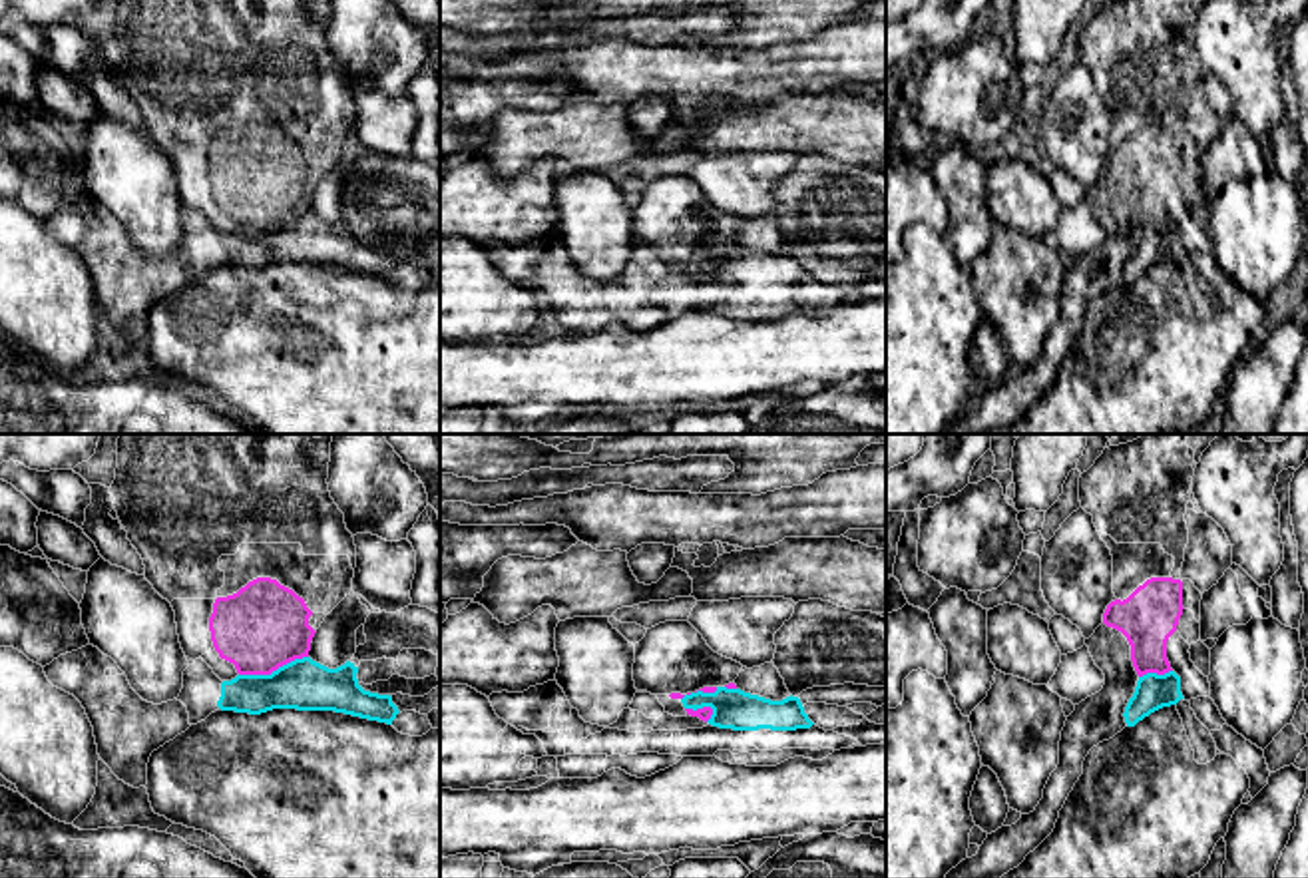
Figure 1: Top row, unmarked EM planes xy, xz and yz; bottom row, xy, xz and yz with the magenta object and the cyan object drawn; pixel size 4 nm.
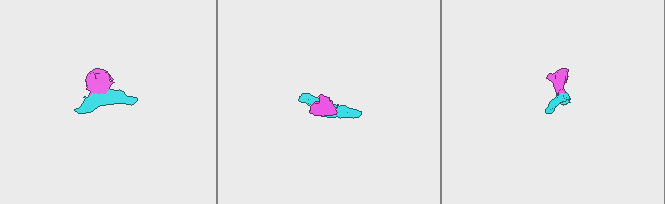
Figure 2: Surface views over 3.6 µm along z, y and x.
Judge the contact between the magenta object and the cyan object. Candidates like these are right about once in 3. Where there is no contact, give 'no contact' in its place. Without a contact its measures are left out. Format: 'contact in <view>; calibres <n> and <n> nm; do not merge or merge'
contact in xy; calibres 360 and 200 nm; do not merge

